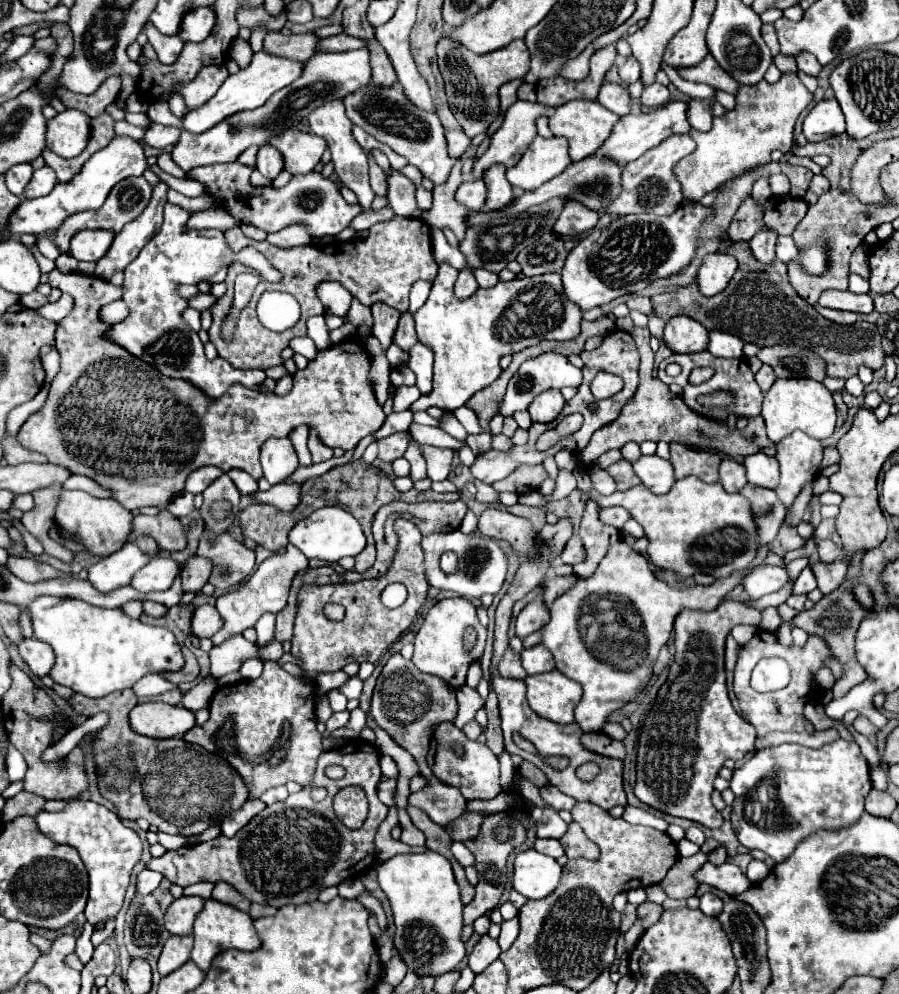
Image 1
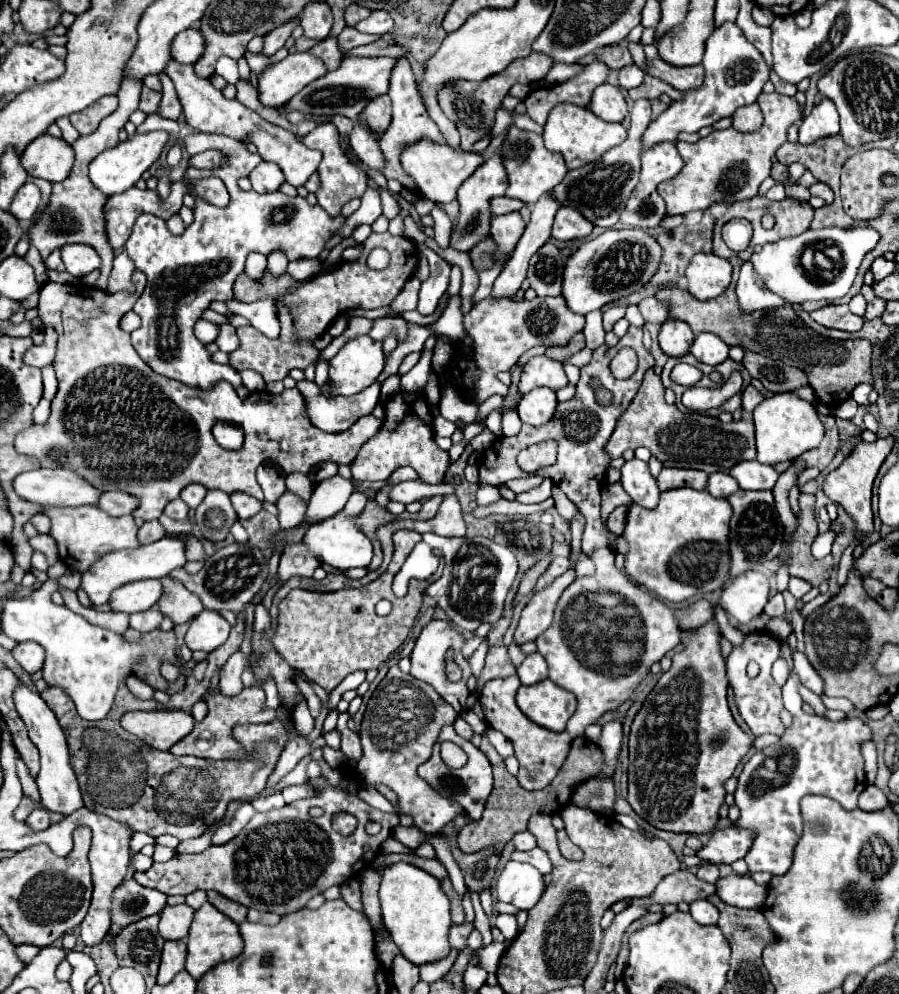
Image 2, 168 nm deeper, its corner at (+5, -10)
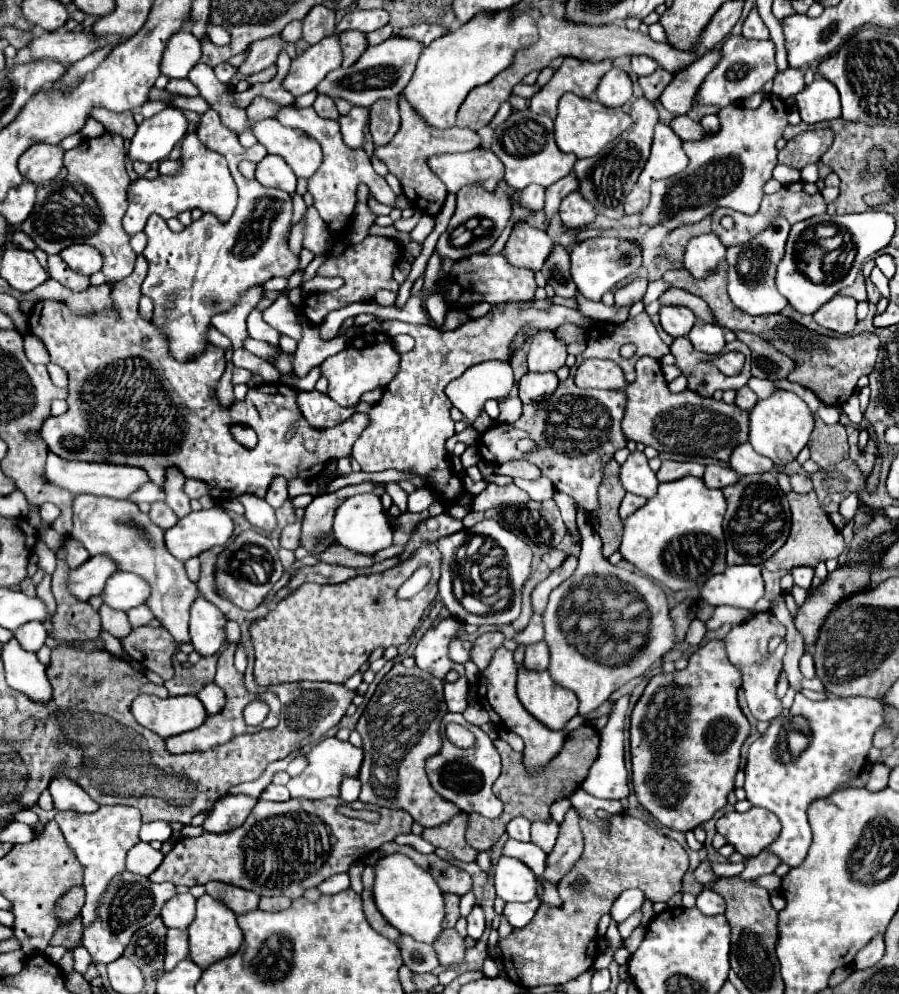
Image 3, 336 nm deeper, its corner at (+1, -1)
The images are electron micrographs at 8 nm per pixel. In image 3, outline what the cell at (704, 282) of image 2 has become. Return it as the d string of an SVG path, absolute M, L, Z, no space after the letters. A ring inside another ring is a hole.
M706 233L688 241L684 253L684 267L692 273L692 277L704 279L708 273L714 273L718 263L726 259L726 247L714 233Z

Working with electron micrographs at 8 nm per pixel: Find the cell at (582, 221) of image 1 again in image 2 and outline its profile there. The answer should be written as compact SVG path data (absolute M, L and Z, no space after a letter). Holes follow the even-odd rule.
M562 206L558 212L556 212L556 218L554 218L554 228L552 228L552 236L556 240L578 240L578 238L586 238L590 232L592 232L592 222L588 222L580 212L568 208L568 206Z

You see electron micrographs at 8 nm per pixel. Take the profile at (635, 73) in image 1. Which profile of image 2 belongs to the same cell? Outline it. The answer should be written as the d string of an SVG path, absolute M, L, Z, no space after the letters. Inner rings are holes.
M630 64L630 66L624 66L624 68L618 72L618 76L620 76L620 86L626 88L626 90L630 90L630 88L636 88L636 86L642 84L642 80L644 80L644 70L638 68L636 64Z

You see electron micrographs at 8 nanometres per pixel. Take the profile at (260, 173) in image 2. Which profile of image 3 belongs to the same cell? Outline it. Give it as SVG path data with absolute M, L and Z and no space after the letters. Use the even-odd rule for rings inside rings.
M266 155L256 165L256 179L266 187L276 187L288 193L296 191L296 175L288 167L288 163L276 155Z

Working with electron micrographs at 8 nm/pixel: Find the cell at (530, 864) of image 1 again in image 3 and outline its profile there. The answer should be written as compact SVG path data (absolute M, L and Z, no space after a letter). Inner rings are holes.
M500 857L496 869L494 869L494 887L496 895L504 901L532 901L538 895L538 879L524 865L522 861L516 861L516 857Z

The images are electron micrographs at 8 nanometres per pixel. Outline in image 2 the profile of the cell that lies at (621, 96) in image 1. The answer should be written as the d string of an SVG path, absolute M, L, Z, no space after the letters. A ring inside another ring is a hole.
M608 82L600 84L594 90L590 110L606 122L622 122L624 116L628 114L628 106L626 106L622 90L618 86L608 84Z

